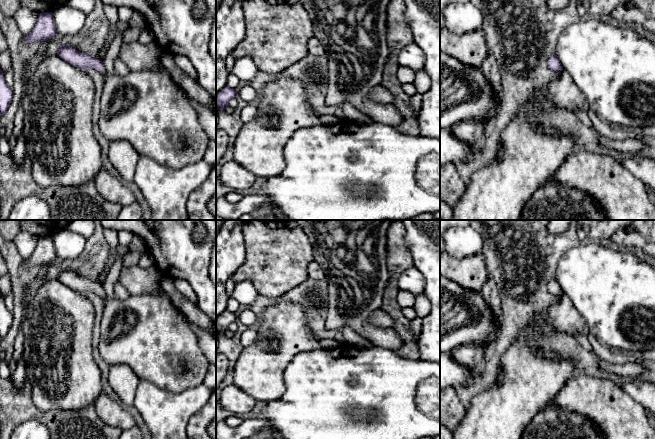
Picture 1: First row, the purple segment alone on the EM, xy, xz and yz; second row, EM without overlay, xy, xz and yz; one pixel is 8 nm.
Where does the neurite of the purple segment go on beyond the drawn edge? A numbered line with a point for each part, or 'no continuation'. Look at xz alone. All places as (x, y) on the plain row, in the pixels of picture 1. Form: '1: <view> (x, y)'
no continuation

